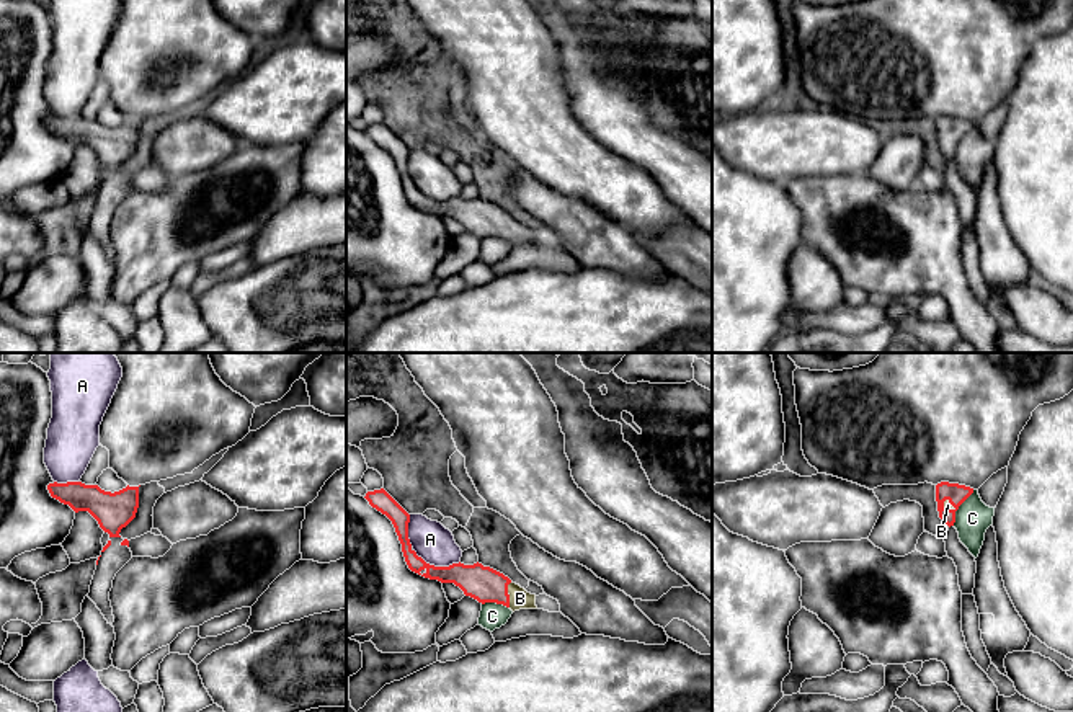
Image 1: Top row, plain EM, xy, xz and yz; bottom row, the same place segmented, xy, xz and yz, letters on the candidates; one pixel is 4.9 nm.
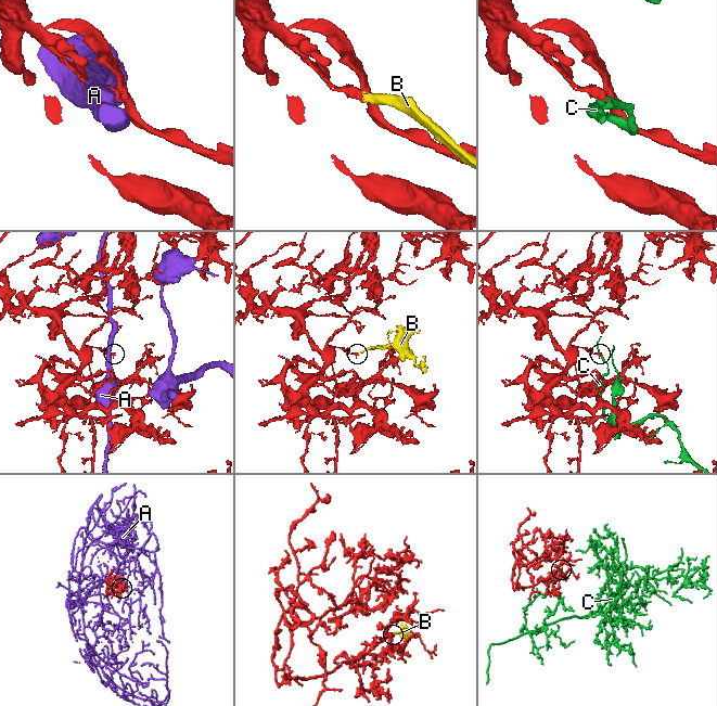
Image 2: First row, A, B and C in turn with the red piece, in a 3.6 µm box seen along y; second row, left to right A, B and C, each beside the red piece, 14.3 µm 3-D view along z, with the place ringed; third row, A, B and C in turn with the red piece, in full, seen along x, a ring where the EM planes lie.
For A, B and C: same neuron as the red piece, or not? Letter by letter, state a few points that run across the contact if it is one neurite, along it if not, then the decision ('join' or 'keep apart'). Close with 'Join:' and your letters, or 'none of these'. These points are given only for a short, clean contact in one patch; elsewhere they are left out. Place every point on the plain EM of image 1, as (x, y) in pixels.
A: keep apart
B: xz (485, 219), (508, 229), (520, 232) | join
C: keep apart
Join: B

